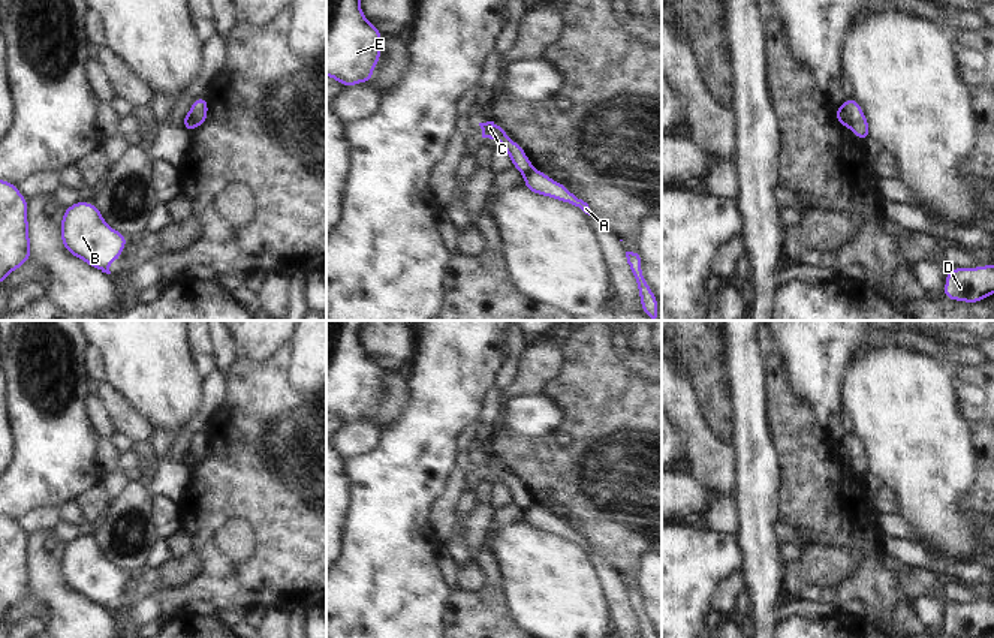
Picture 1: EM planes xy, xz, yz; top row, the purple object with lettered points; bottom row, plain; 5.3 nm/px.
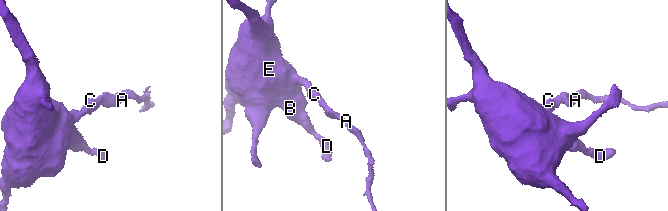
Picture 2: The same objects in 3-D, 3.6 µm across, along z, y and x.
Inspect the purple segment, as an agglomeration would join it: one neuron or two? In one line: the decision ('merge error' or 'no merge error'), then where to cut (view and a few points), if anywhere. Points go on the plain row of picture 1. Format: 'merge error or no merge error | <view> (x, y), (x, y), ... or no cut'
merge error | yz (839, 442), (845, 448), (849, 463)

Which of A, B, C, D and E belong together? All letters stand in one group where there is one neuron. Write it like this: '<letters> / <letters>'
A / B C D E

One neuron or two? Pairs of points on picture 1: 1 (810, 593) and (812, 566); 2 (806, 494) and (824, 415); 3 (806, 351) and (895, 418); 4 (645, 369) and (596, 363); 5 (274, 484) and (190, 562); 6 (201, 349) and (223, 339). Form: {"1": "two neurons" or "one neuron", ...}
{"1": "two neurons", "2": "two neurons", "3": "two neurons", "4": "two neurons", "5": "two neurons", "6": "two neurons"}

